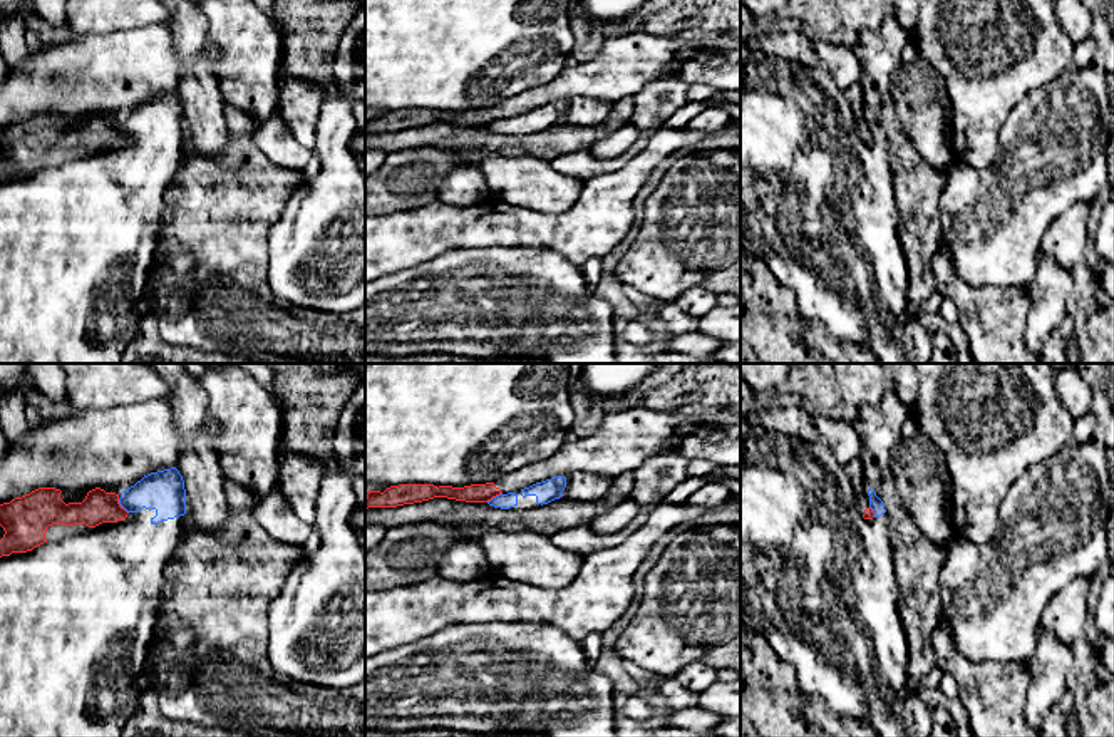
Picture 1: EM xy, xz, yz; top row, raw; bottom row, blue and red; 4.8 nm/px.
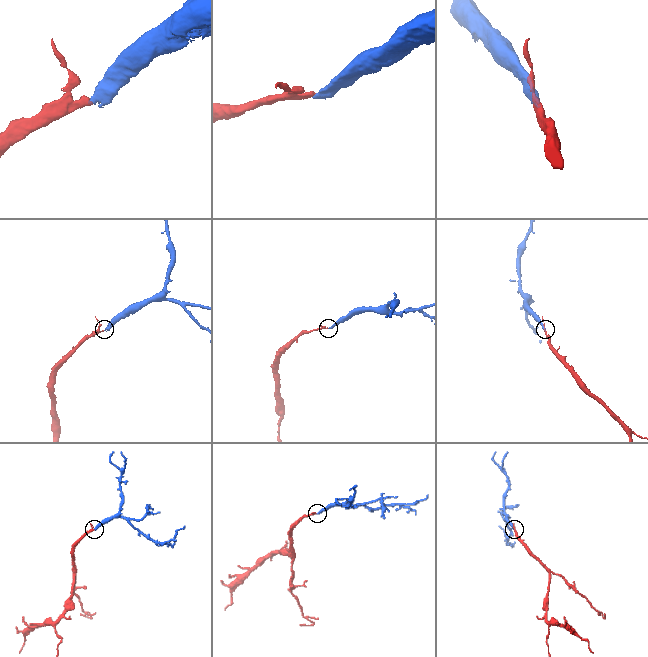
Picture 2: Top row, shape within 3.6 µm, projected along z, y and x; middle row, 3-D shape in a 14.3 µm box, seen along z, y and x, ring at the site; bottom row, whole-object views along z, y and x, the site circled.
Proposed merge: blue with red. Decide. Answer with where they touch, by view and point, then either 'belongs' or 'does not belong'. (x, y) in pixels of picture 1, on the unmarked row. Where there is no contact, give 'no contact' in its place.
contact xy (121, 131); does not belong

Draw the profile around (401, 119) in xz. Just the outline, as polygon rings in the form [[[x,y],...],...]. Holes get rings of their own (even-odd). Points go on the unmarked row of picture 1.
[[[645,30],[608,37],[601,50],[586,62],[566,65],[560,75],[541,85],[508,97],[496,107],[464,112],[434,109],[399,109],[384,117],[369,116],[365,134],[397,132],[447,122],[466,127],[487,127],[499,119],[516,117],[536,107],[575,97],[618,102],[637,95],[648,82],[675,77],[687,60],[705,60],[715,45],[683,44]]]

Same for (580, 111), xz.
[[[575,97],[566,102],[566,112],[561,117],[561,122],[568,126],[591,127],[600,124],[611,111],[611,102]]]

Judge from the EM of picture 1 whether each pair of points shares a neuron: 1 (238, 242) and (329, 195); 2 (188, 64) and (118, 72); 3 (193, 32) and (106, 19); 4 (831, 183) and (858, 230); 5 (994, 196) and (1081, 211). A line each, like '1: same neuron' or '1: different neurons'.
1: different neurons
2: different neurons
3: different neurons
4: same neuron
5: different neurons

